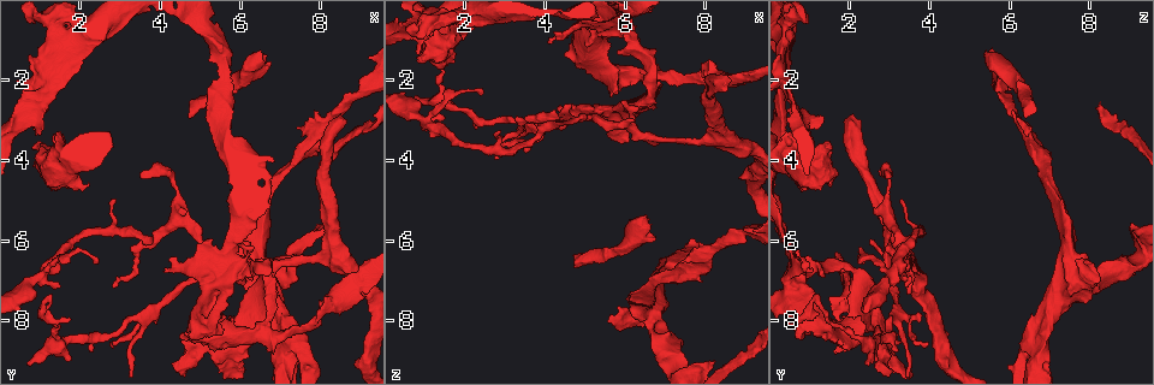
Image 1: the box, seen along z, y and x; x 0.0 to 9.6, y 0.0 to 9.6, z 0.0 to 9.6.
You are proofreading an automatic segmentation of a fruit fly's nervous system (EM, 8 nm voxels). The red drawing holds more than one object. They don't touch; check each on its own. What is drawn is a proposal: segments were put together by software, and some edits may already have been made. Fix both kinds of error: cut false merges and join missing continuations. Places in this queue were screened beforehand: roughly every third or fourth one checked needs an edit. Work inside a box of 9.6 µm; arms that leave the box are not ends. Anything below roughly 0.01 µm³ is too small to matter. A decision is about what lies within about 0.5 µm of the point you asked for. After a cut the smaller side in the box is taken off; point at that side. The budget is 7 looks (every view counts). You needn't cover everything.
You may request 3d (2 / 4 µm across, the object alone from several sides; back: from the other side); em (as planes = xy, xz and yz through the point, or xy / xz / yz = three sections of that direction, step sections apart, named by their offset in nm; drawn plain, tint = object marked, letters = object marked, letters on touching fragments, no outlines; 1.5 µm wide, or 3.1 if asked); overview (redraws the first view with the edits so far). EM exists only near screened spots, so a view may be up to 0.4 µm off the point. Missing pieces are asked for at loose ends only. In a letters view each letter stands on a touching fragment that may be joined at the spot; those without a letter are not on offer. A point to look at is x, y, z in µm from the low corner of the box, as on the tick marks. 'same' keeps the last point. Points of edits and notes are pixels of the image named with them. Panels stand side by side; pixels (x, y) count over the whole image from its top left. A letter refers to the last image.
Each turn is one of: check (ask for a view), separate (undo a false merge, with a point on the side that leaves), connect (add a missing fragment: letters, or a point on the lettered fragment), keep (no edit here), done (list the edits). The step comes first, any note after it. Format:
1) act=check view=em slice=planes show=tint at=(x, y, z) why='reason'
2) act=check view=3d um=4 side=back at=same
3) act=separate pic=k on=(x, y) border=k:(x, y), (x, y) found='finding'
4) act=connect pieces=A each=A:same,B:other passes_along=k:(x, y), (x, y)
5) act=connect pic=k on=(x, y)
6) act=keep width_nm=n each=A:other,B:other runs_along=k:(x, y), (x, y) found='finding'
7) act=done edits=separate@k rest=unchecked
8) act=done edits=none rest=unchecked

act=check view=3d um=4 at=(6.65, 6.85, 2.25) why='thick turns thin'

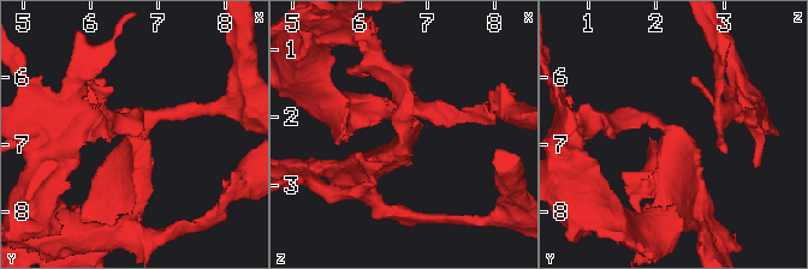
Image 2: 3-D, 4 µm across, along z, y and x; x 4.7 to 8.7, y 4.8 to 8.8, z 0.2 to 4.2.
act=check view=em slice=planes show=letters at=(6.60, 6.90, 2.20) arms=3 arm_widths_nm=220,280,340

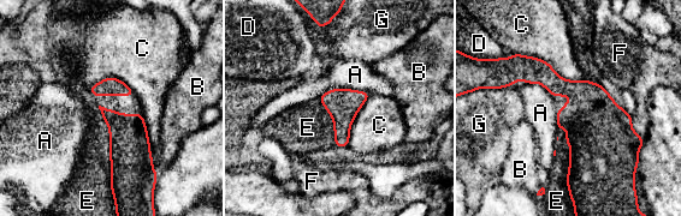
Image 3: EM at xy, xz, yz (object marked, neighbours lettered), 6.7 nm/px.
act=keep each=A:other,B:other,C:other,D:other,E:other,F:other,G:other border=3:(99, 108), (108, 128), (113, 193) found='one neuron here'

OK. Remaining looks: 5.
act=check view=em slice=planes show=letters at=(7.45, 3.95, 6.75) why='branch point'

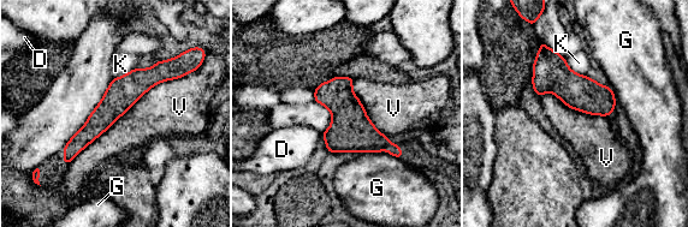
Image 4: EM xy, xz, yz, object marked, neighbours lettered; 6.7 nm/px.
act=keep width_nm=200 each=D:other,G:other,K:other,V:other border=4:(177, 77), (150, 87), (69, 162) found='one neuron here'

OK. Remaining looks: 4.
act=check view=em slice=planes show=letters at=(4.10, 6.75, 1.10) why='branch stops here'

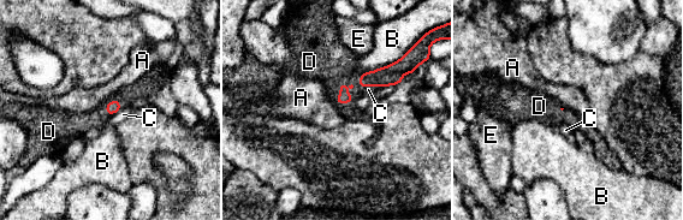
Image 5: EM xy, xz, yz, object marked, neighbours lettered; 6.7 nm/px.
act=connect pieces=D each=A:other,B:other,C:other,D:same,E:other passes_along=5:(344, 97), (339, 87), (310, 63) found='it goes on there'

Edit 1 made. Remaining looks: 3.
act=done edits=connect@5 rest=unchecked

